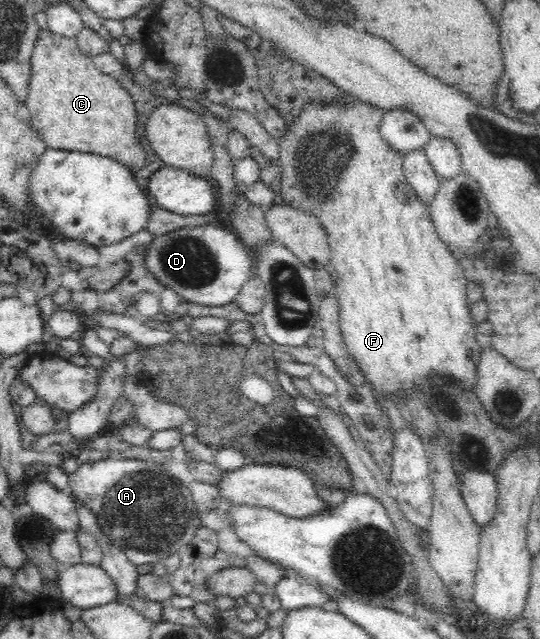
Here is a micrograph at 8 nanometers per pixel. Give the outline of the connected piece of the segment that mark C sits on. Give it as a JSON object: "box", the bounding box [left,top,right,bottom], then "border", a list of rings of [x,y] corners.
{"box":[24,30,146,172],"border":[[[39,30],[31,54],[31,80],[24,104],[31,114],[31,126],[39,138],[54,150],[78,151],[110,157],[132,172],[146,166],[146,151],[137,135],[137,111],[129,91],[110,74],[102,73],[92,57],[78,49],[76,37],[67,38],[48,30]]]}

